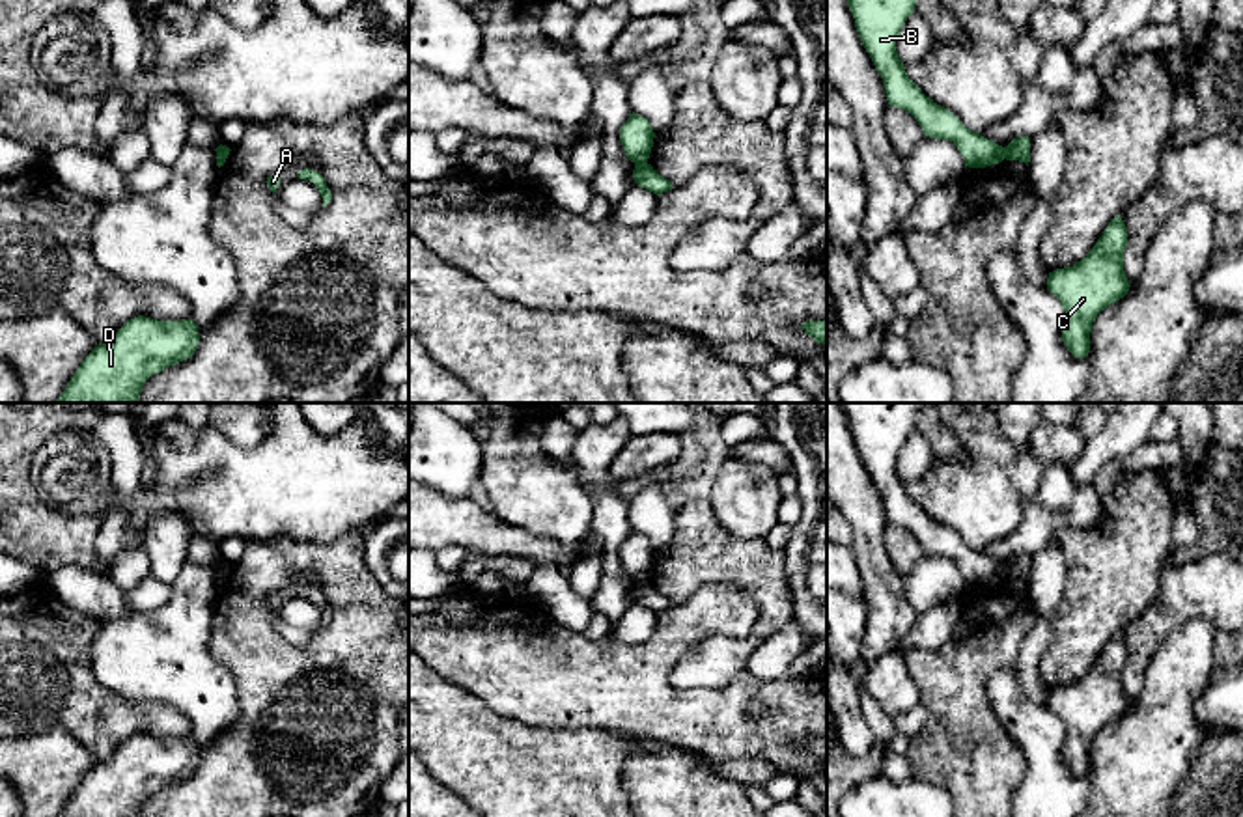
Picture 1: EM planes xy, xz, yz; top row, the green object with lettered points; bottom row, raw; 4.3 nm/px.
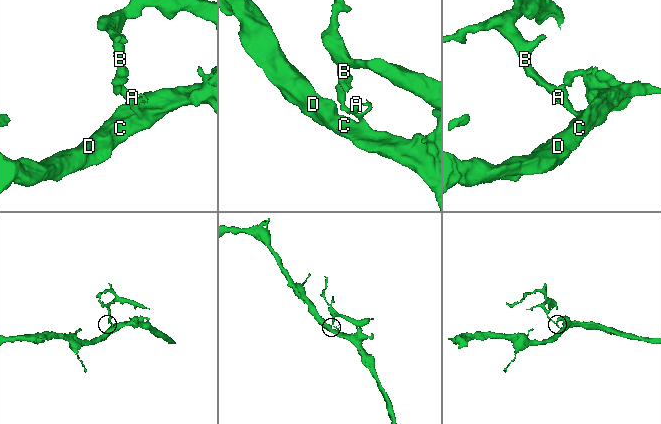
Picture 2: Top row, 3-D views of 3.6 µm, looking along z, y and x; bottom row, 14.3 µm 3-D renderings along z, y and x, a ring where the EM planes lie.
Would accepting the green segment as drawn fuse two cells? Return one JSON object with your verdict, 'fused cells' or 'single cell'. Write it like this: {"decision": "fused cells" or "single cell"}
{"decision": "fused cells"}

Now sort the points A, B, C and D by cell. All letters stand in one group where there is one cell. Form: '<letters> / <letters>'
A C D / B

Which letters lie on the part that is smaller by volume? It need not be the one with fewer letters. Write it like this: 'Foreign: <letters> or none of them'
Foreign: B

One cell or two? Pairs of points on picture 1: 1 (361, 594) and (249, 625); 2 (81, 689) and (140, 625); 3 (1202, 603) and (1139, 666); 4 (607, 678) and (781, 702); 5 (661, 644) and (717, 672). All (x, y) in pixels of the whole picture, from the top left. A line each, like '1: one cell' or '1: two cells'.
1: one cell
2: two cells
3: one cell
4: one cell
5: two cells

